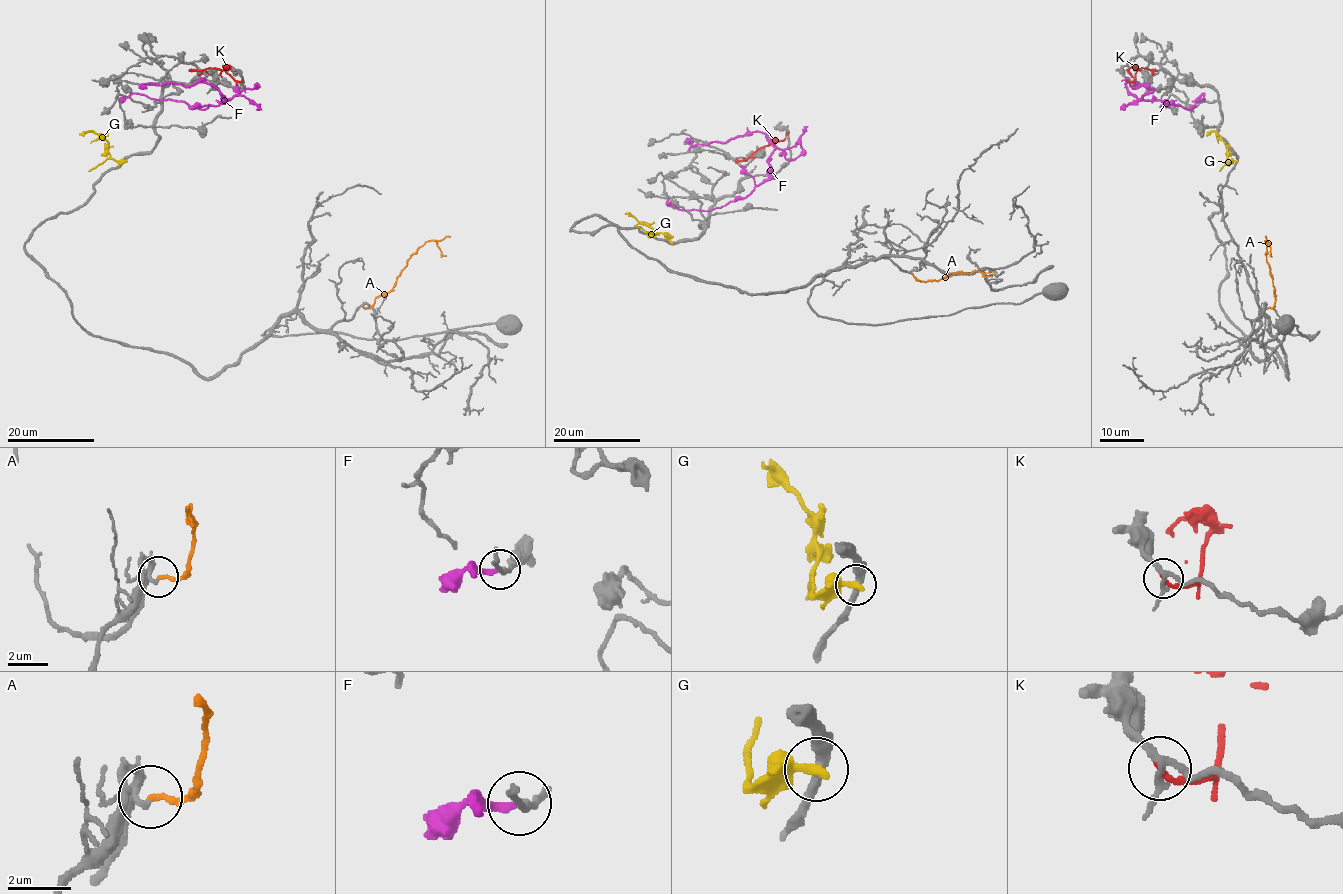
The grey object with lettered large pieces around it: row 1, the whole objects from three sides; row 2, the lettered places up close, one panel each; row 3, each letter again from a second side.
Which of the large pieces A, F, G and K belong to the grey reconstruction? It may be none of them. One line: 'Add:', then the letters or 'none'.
Add: A

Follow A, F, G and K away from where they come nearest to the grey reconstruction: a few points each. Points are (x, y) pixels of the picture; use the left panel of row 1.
A: (366, 307), (392, 289), (408, 258), (427, 241), (434, 240), (446, 256)
F: (142, 84), (195, 85), (206, 82), (228, 99), (204, 109), (174, 99), (152, 99), (135, 93), (122, 102)
G: (125, 160), (117, 163), (110, 156), (108, 142), (100, 135), (91, 131), (79, 134)
K: (241, 80), (237, 81), (218, 68), (189, 69)

